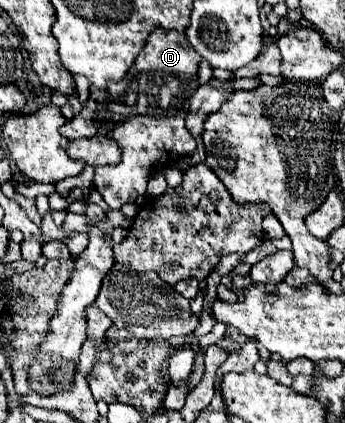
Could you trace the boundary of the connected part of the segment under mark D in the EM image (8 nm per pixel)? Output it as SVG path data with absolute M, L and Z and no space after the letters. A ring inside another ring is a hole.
M154 29L124 79L108 85L108 89L90 87L90 97L82 105L82 111L60 127L60 133L68 139L104 135L118 143L122 151L120 163L114 167L100 167L94 175L94 187L100 191L110 209L134 203L138 195L146 193L146 183L158 165L174 163L174 159L190 155L196 149L196 141L184 125L184 115L190 95L198 89L198 65L200 55L186 41L184 33L174 29ZM132 91L142 93L140 97L146 101L146 111L128 113L128 95Z

